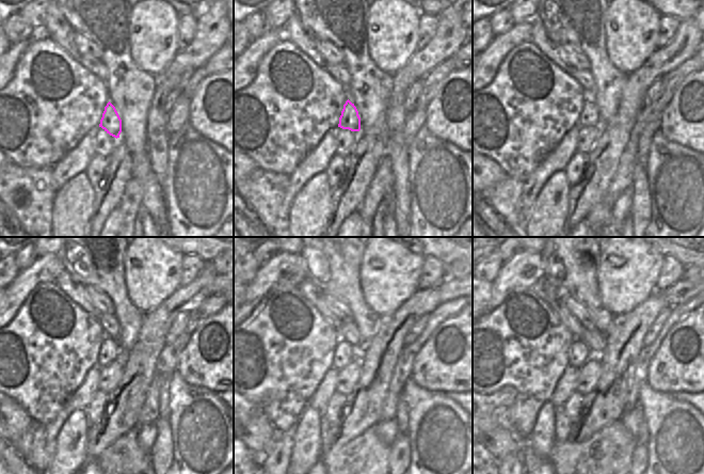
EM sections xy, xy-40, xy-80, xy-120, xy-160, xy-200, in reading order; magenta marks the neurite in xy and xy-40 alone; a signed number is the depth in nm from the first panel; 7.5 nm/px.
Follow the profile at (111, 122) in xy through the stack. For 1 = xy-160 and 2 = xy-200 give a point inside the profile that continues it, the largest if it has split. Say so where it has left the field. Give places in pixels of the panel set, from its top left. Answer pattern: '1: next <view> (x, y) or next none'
1: next xy-160 (345, 352)
2: next xy-200 (579, 352)

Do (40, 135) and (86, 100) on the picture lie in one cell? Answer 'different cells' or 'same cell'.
same cell

